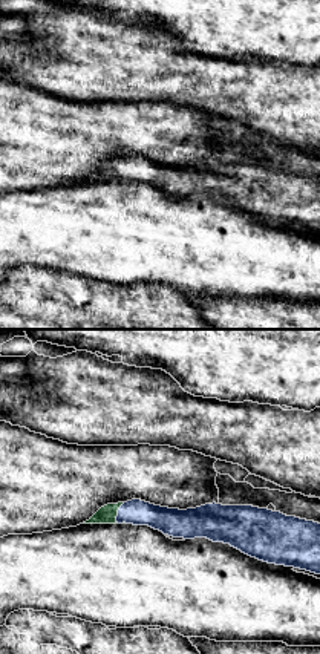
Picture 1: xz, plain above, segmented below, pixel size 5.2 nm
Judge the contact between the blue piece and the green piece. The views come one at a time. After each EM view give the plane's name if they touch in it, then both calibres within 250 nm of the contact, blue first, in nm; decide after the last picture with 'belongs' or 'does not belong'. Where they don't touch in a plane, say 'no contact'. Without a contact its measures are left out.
xz | 140/100 nm

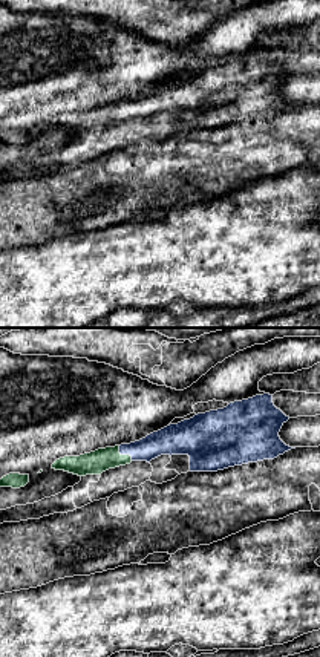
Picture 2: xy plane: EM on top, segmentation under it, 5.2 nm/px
xy | 140/120 nm

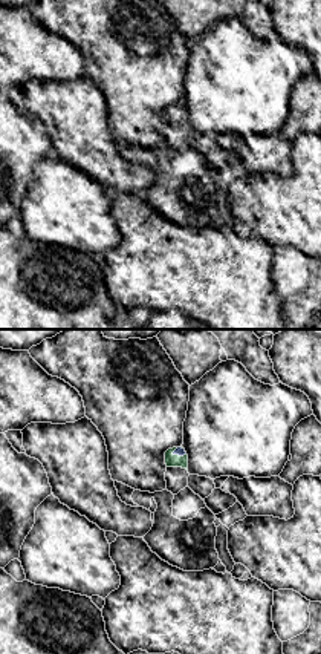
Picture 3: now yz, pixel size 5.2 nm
yz | 50/70 nm

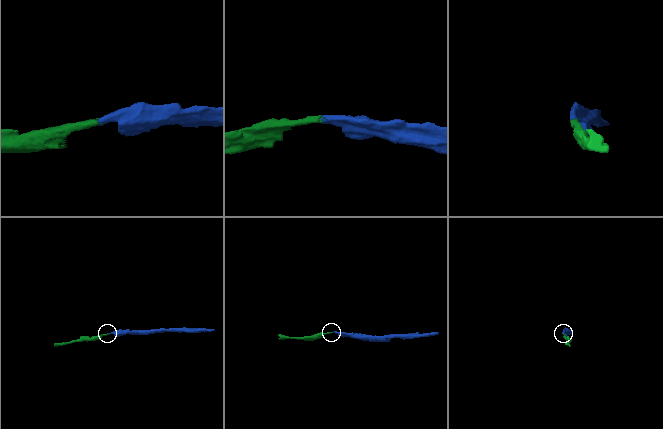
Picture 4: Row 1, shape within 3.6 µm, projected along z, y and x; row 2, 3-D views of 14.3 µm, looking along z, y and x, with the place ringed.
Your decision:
belongs

